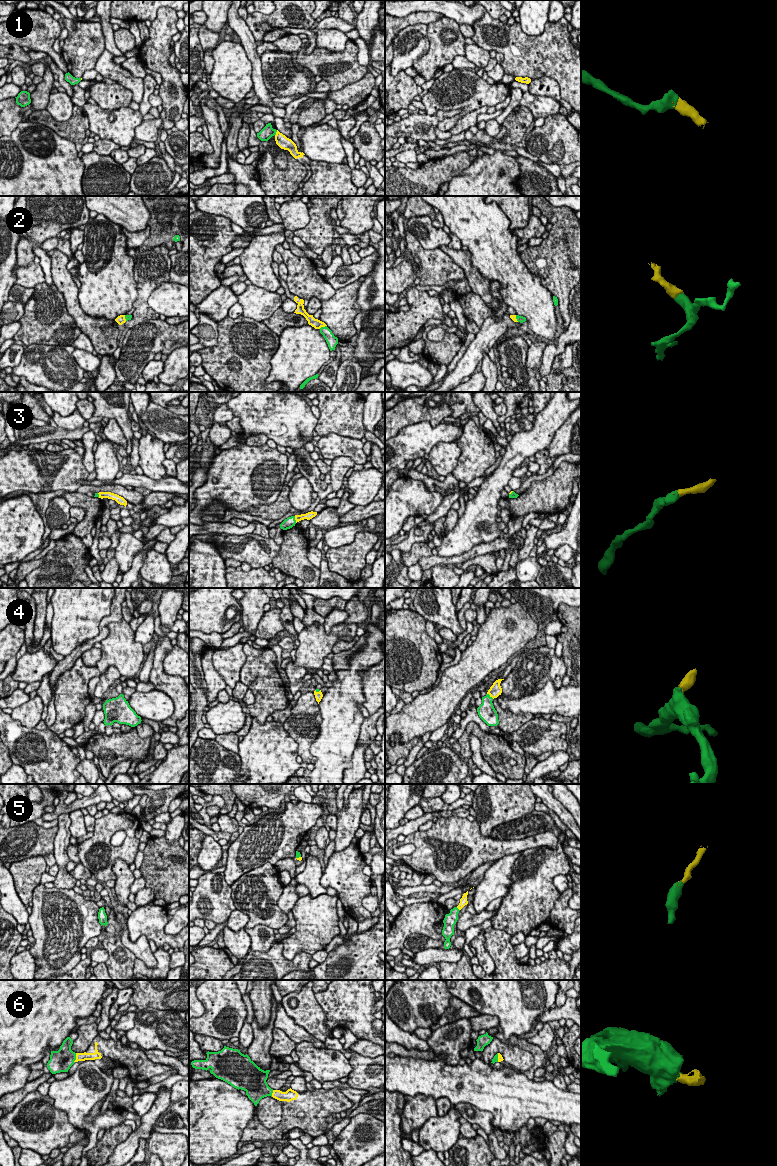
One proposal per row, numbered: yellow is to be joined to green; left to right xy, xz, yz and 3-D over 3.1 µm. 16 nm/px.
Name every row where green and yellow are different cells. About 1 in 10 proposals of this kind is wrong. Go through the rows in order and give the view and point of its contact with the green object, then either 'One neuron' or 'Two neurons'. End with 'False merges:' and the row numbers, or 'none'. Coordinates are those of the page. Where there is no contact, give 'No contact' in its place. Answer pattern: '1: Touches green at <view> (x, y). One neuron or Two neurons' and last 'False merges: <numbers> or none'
1: Touches green at xz (275, 133). One neuron
2: Touches green at xz (322, 327). One neuron
3: Touches green at xz (294, 519). One neuron
4: Touches green at yz (489, 695). One neuron
5: Touches green at yz (458, 909). One neuron
6: Touches green at xy (75, 1058). One neuron
False merges: none

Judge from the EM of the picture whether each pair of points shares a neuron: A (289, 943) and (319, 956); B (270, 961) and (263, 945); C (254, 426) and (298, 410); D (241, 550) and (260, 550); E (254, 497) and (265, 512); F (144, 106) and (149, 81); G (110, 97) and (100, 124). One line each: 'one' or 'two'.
A: two
B: two
C: one
D: one
E: two
F: one
G: two

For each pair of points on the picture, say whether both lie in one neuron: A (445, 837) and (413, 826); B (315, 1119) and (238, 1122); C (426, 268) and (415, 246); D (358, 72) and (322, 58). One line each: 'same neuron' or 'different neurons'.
A: different neurons
B: different neurons
C: same neuron
D: same neuron

